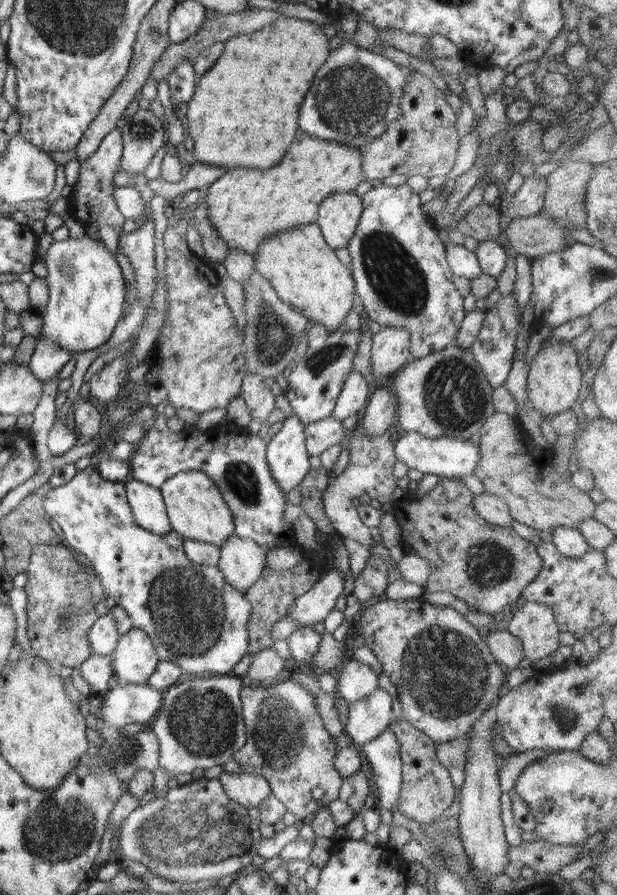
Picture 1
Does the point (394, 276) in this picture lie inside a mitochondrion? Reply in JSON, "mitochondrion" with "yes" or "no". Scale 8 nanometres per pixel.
{"mitochondrion":"yes"}

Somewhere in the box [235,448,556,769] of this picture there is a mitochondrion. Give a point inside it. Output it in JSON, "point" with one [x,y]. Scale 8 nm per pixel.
{"point":[444,675]}

